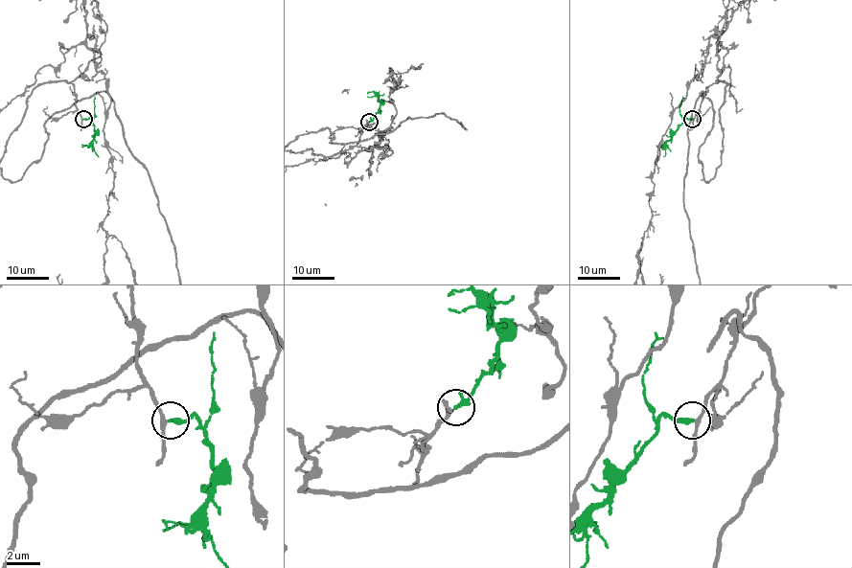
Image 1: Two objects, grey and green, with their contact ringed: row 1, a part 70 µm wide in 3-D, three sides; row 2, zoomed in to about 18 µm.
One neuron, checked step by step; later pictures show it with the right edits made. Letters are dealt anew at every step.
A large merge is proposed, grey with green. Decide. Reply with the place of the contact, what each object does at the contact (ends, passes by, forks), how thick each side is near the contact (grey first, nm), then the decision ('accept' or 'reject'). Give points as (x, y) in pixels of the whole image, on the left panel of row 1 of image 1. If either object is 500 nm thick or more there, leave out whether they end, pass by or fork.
(83, 119) | grey passes by | green ends | 200/320 nm | accept

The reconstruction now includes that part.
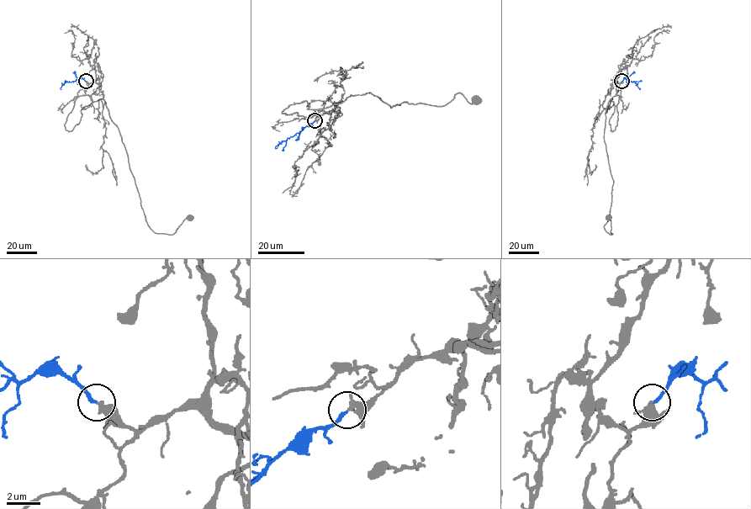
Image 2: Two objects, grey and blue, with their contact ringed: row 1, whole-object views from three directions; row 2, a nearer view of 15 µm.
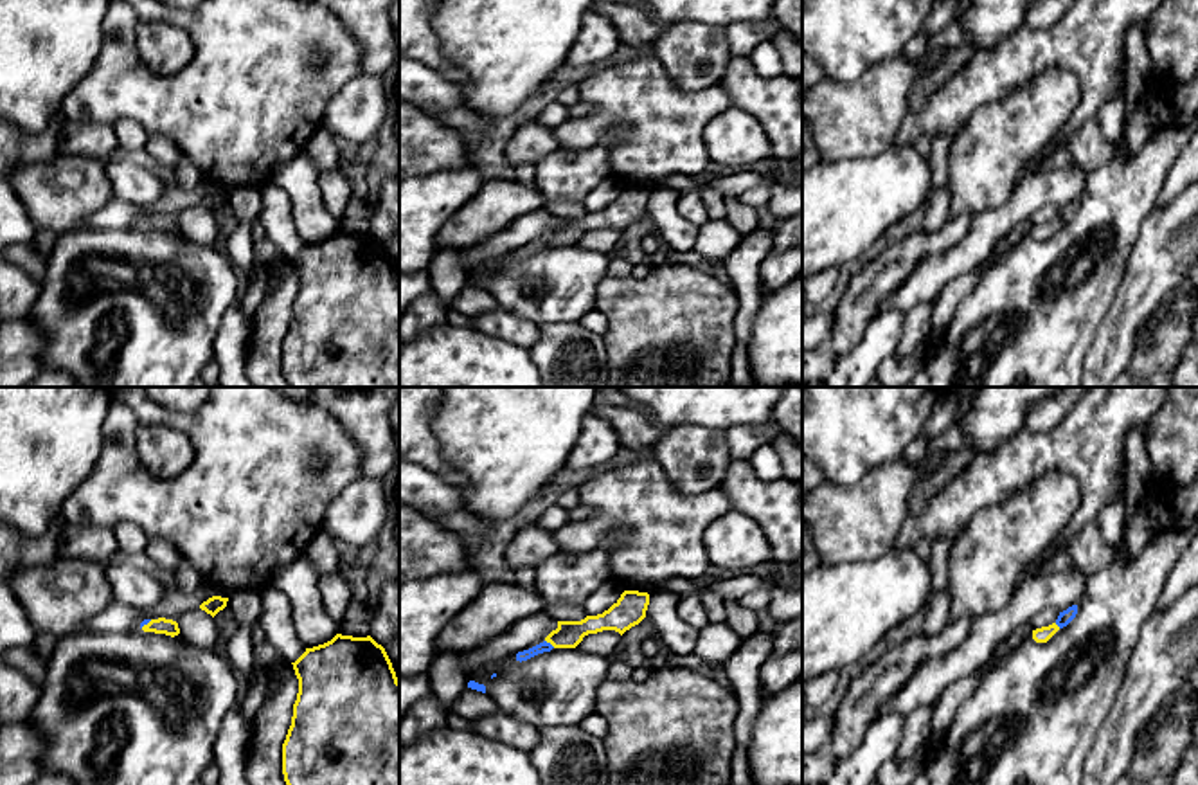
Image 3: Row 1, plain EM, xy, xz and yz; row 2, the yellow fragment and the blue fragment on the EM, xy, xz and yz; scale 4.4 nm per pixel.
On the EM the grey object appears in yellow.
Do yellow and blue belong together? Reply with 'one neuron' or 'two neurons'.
one neuron

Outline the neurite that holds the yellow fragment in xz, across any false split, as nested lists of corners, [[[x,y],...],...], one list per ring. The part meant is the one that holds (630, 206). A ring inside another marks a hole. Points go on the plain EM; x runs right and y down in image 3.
[[[624,187],[621,194],[603,211],[586,212],[581,218],[558,218],[543,239],[518,248],[516,257],[527,257],[538,250],[550,248],[552,245],[576,245],[585,232],[603,227],[615,227],[621,232],[646,214],[649,191],[639,187]]]

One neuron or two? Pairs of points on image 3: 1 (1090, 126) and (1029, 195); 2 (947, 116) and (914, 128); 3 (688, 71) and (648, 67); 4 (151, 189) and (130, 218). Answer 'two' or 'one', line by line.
1: two
2: one
3: two
4: two

